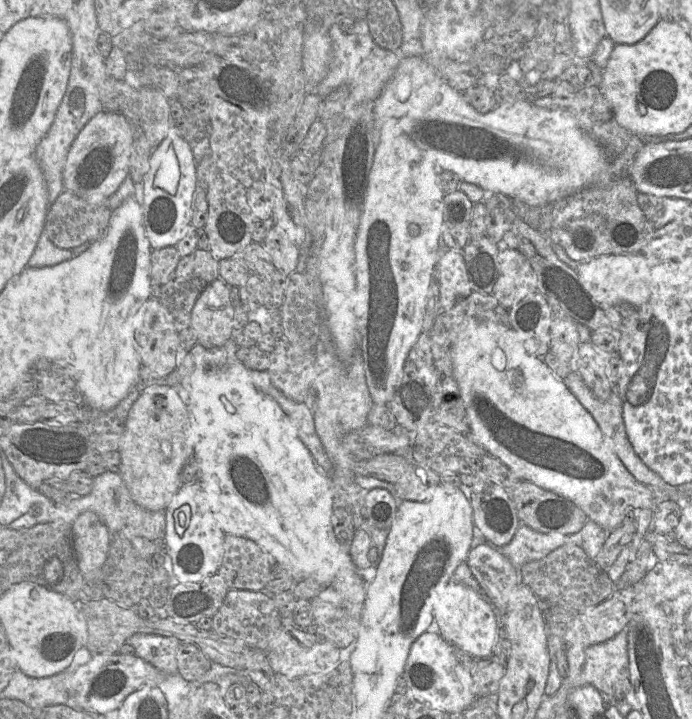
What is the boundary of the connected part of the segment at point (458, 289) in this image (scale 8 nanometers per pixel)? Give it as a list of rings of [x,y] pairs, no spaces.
[[[448,250],[438,262],[441,313],[472,293],[462,251]]]

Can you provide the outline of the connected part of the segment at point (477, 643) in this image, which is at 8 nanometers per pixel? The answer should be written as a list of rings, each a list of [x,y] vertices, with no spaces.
[[[451,581],[436,606],[435,621],[440,635],[463,652],[476,659],[493,655],[498,627],[497,611],[486,597],[474,589]]]

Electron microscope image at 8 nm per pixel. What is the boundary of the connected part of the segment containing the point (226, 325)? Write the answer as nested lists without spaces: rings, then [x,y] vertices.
[[[220,277],[216,278],[200,293],[192,309],[190,327],[197,336],[198,344],[205,348],[217,348],[232,340],[233,313],[230,286]]]

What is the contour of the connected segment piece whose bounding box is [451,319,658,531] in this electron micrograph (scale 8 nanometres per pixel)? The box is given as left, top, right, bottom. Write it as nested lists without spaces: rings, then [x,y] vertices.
[[[468,319],[458,328],[451,345],[454,377],[462,395],[469,422],[467,436],[499,459],[520,481],[531,482],[559,494],[581,508],[588,519],[607,531],[619,527],[629,510],[658,505],[652,488],[639,483],[608,446],[600,428],[578,402],[563,380],[558,379],[542,358],[526,352],[509,325]]]

